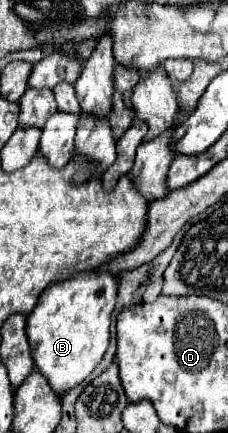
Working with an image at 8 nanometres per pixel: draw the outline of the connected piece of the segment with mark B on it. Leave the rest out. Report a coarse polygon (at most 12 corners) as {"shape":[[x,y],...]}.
{"shape":[[74,272],[28,316],[36,368],[64,394],[110,344],[118,278]]}

